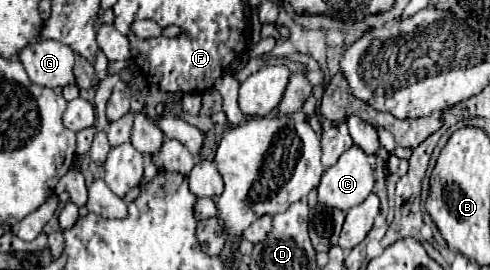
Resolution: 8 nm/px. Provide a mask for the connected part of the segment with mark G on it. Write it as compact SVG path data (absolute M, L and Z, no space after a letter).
M42 39L40 43L26 47L20 53L20 61L30 81L42 87L54 89L76 83L76 77L72 73L74 51L58 41Z

